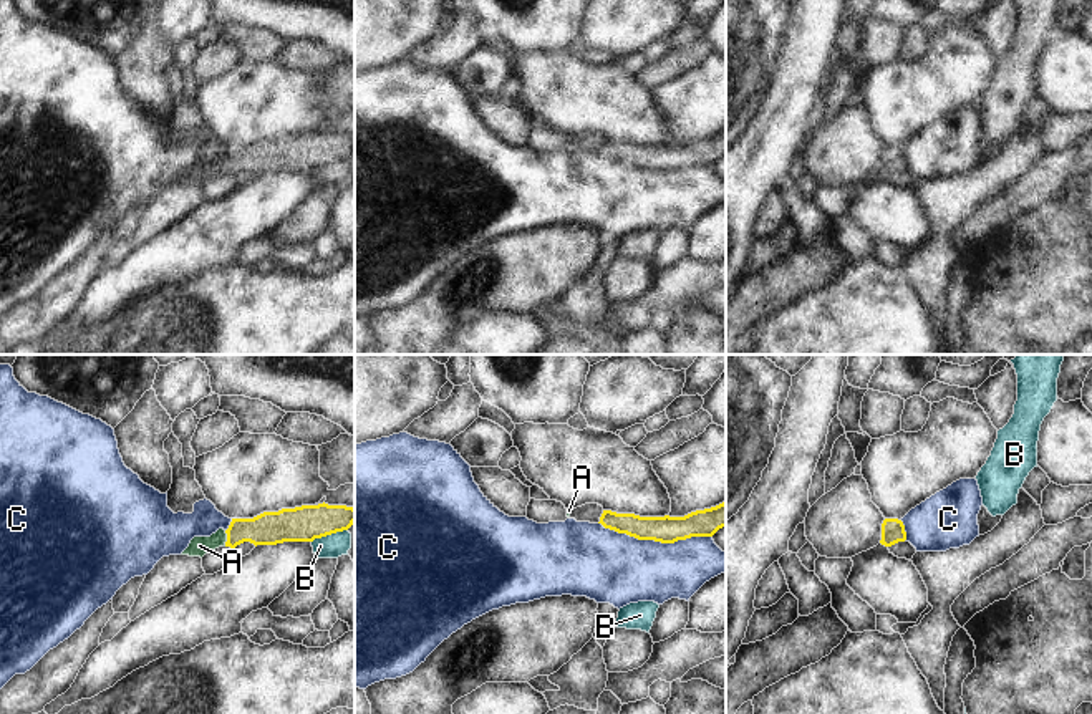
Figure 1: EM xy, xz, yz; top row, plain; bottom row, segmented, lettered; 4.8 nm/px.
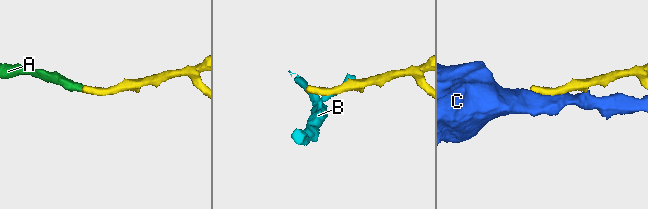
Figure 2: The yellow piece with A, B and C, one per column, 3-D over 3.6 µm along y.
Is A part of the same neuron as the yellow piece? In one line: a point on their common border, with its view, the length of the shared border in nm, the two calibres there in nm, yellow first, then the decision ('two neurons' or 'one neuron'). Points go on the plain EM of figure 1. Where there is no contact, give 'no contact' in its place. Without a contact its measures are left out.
xy (227, 168) | 80 nm | 160/100 nm | one neuron

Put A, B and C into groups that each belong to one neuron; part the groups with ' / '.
A / B / C

